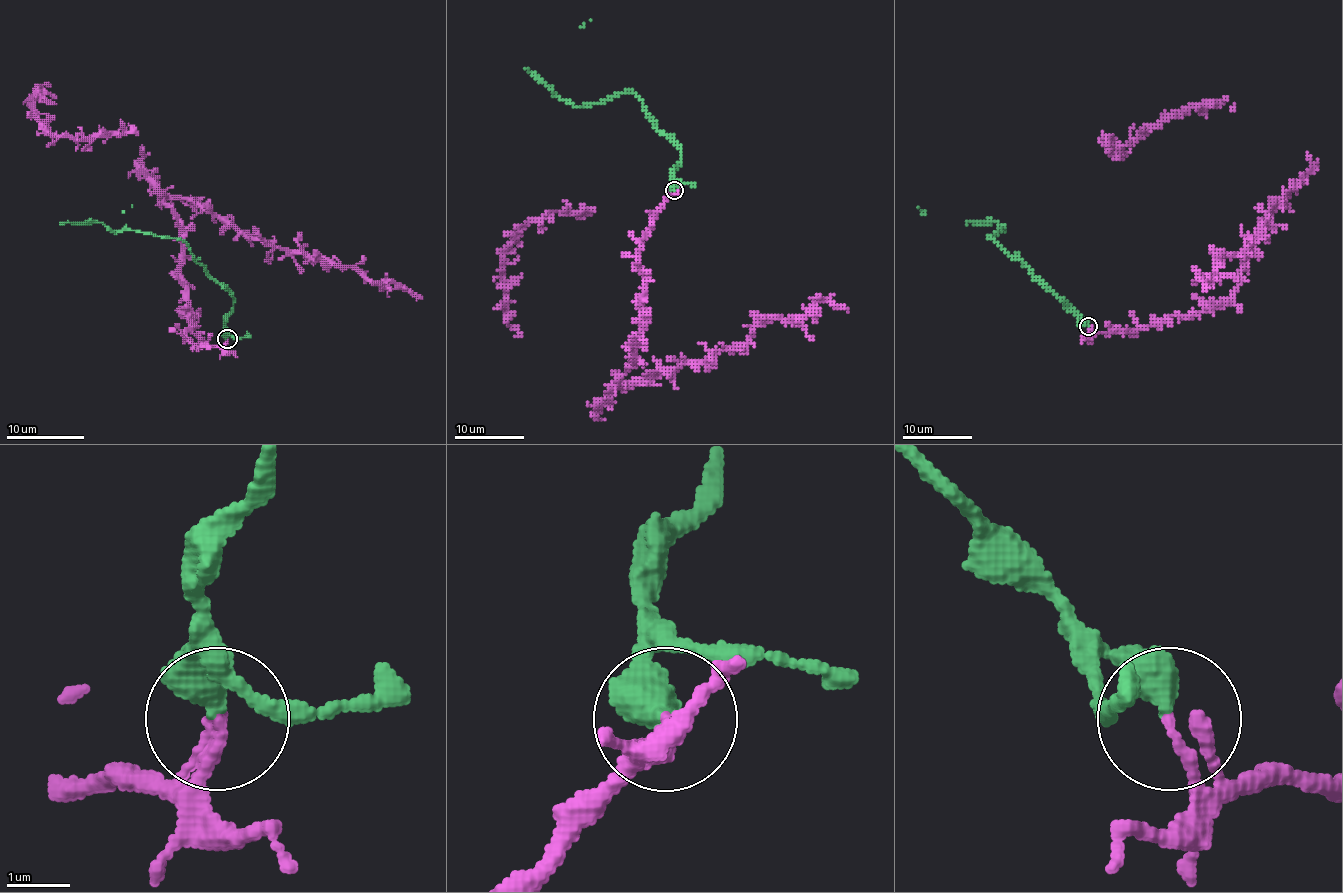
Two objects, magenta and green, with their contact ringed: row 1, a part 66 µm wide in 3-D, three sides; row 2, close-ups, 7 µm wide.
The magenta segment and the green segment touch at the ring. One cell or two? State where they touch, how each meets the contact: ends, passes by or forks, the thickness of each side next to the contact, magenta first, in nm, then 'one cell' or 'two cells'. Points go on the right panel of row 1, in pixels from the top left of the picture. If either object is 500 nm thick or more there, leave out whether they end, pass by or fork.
at (1088, 326); 120 nm thick on the magenta side, 500 nm on the other; two cells

